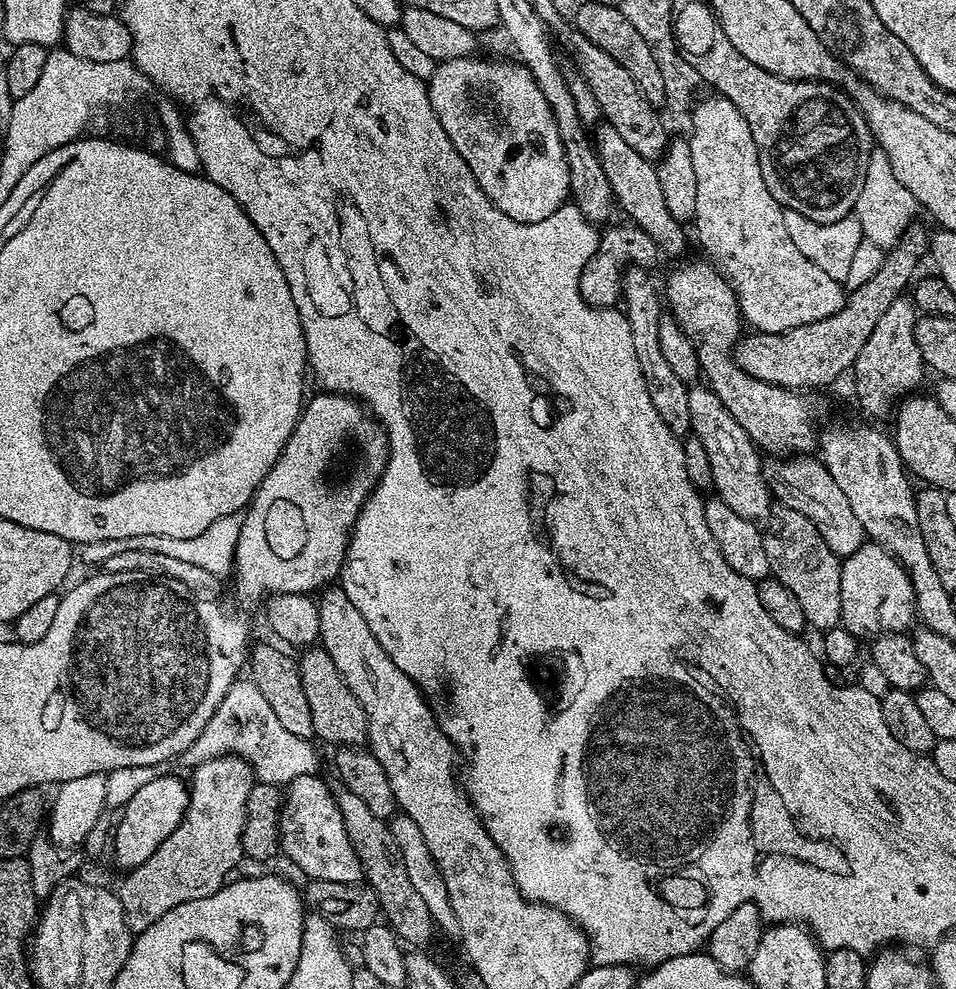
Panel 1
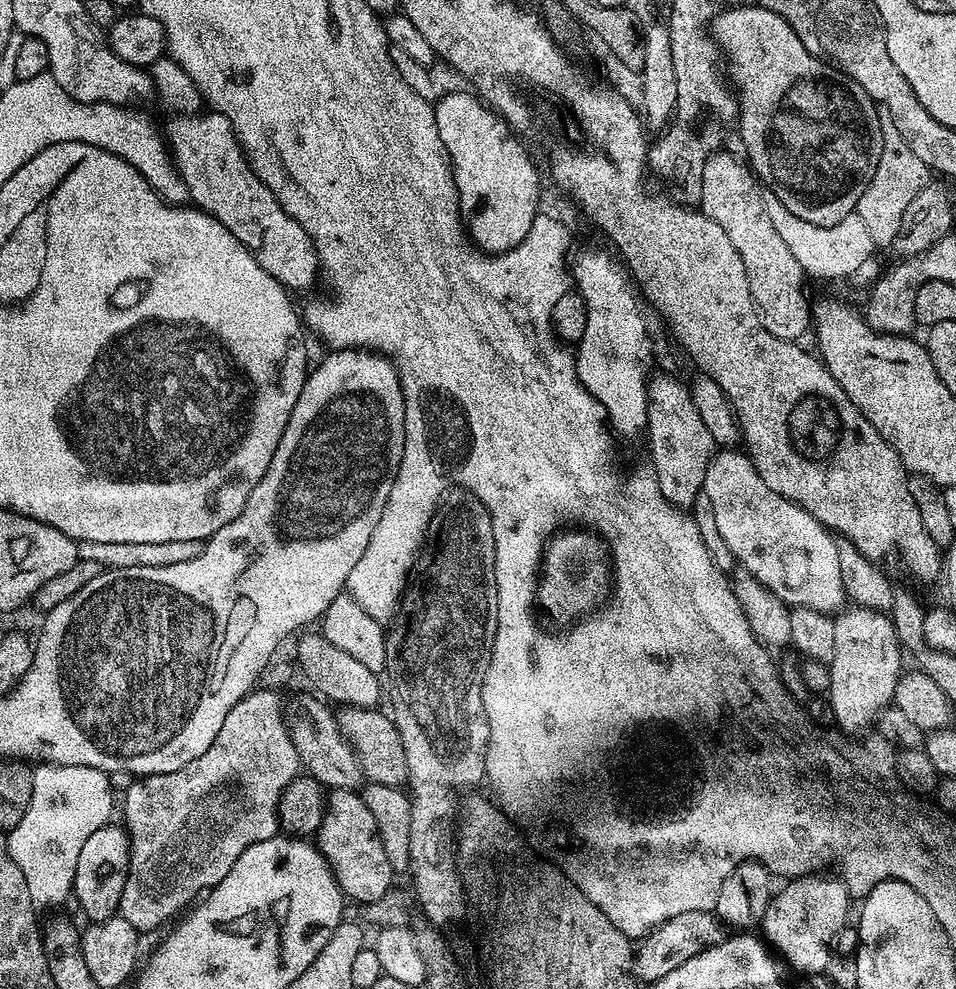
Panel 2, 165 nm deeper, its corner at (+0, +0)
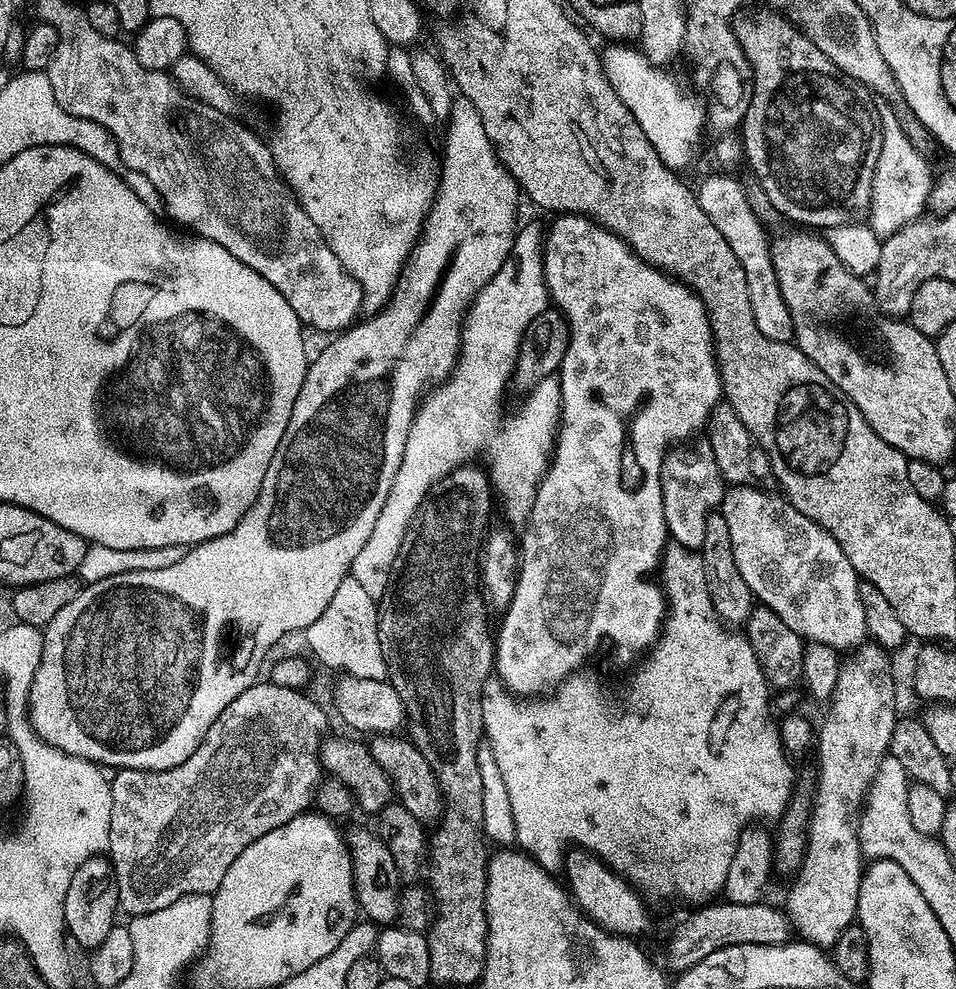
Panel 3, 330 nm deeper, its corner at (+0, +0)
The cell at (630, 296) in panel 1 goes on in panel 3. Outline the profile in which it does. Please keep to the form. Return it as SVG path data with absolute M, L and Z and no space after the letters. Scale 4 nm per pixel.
M707 442L680 446L664 457L662 466L663 517L671 541L688 551L699 551L706 535L706 520L724 500L726 481L714 462L714 450Z

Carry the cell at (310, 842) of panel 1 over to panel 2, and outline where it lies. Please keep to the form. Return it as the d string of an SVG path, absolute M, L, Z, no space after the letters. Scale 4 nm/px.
M334 788L327 793L324 802L324 817L314 837L317 849L324 855L324 860L336 879L336 885L349 901L356 900L357 905L374 902L382 898L382 894L393 891L394 873L390 866L390 858L386 858L386 850L382 850L382 838L378 838L378 826L374 826L374 814L366 807L363 795L350 788Z

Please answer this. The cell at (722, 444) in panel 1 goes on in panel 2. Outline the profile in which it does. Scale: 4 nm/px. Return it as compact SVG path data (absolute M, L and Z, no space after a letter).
M720 450L713 455L702 489L706 498L710 498L714 505L714 518L718 521L718 530L726 546L743 567L749 568L767 588L774 590L785 604L835 613L846 600L842 573L838 566L840 544L835 540L836 536L823 524L818 523L810 513L802 510L802 506L782 498L782 494L774 494L774 490L770 490L770 486L762 482L758 470L747 454L743 451L732 451L736 450Z

